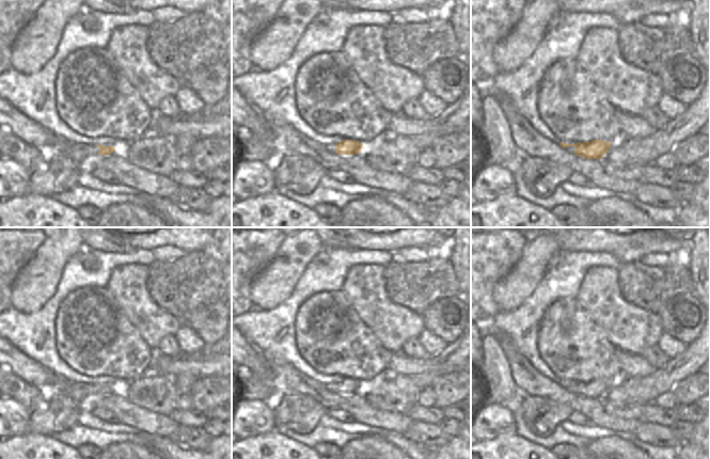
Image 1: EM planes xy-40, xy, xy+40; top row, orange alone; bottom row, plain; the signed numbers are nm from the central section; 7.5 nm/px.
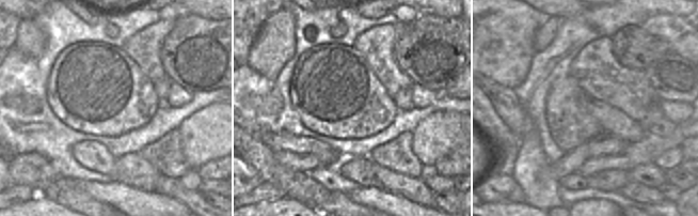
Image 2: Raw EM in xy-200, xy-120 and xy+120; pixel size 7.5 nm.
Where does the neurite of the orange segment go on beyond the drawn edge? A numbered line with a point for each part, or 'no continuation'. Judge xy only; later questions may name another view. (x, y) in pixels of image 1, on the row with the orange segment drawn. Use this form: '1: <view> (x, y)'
1: xy (329, 147)

